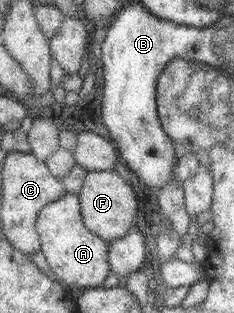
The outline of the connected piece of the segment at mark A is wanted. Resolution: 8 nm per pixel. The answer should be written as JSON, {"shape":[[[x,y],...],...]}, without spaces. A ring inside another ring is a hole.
{"shape":[[[66,192],[59,201],[41,210],[36,230],[40,233],[41,252],[53,274],[68,288],[101,287],[111,274],[108,261],[108,242],[89,231],[84,224],[79,196]]]}

